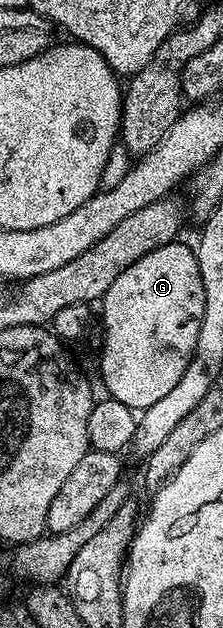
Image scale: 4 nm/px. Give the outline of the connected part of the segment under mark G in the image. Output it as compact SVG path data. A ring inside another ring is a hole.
M175 240L140 256L136 264L124 268L120 276L112 280L112 288L108 288L105 298L101 299L101 306L102 326L106 329L106 335L102 338L102 382L106 385L105 393L111 398L120 400L120 404L128 404L128 408L132 408L135 412L144 411L152 404L156 404L156 400L164 397L177 384L180 376L184 376L184 368L188 368L192 360L192 352L196 348L196 336L200 336L200 320L204 320L204 280L200 276L197 253L191 247L189 250L182 240Z

